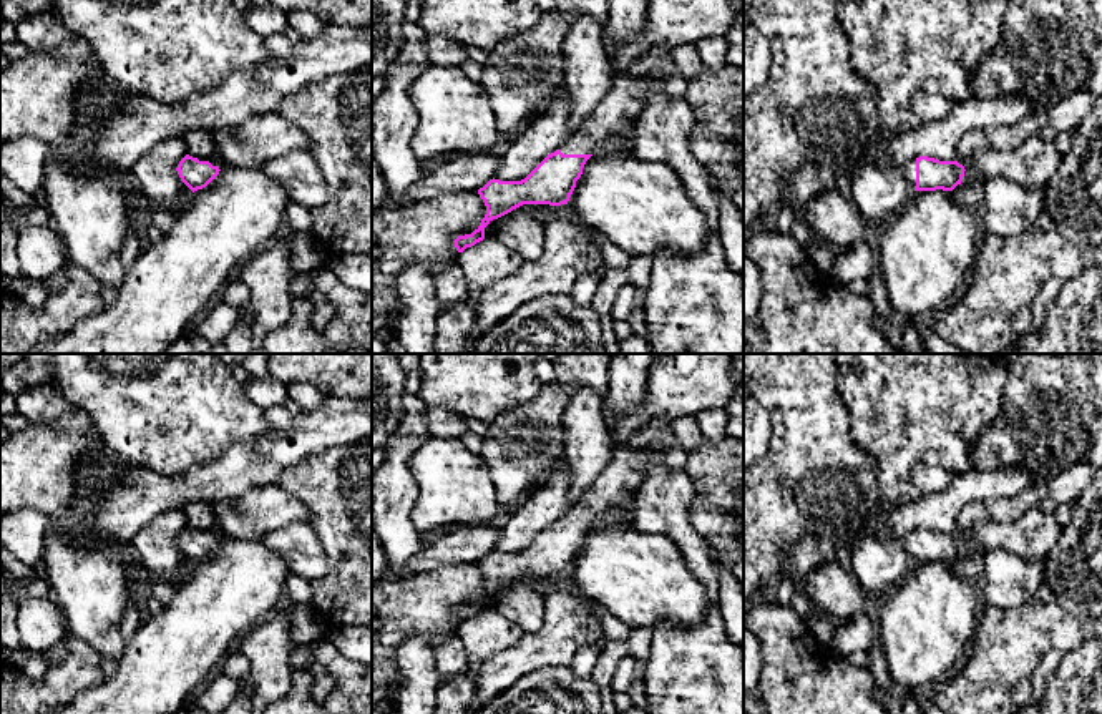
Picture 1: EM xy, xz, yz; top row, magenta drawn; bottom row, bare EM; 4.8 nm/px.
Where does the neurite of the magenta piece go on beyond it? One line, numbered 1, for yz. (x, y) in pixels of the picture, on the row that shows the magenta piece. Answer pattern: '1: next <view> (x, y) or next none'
1: next yz (908, 168)

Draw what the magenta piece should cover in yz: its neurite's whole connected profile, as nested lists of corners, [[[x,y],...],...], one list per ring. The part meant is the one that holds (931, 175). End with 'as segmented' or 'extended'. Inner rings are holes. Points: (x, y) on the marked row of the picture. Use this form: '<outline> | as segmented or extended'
[[[919,156],[903,163],[901,171],[914,191],[953,191],[961,184],[966,169],[958,161]]] | extended

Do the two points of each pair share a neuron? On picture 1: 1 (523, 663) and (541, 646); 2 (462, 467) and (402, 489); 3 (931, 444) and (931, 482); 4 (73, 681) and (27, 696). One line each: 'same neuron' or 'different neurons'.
1: same neuron
2: different neurons
3: different neurons
4: same neuron

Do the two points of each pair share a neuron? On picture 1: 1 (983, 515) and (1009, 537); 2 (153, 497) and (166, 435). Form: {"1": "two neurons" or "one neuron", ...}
{"1": "two neurons", "2": "two neurons"}

